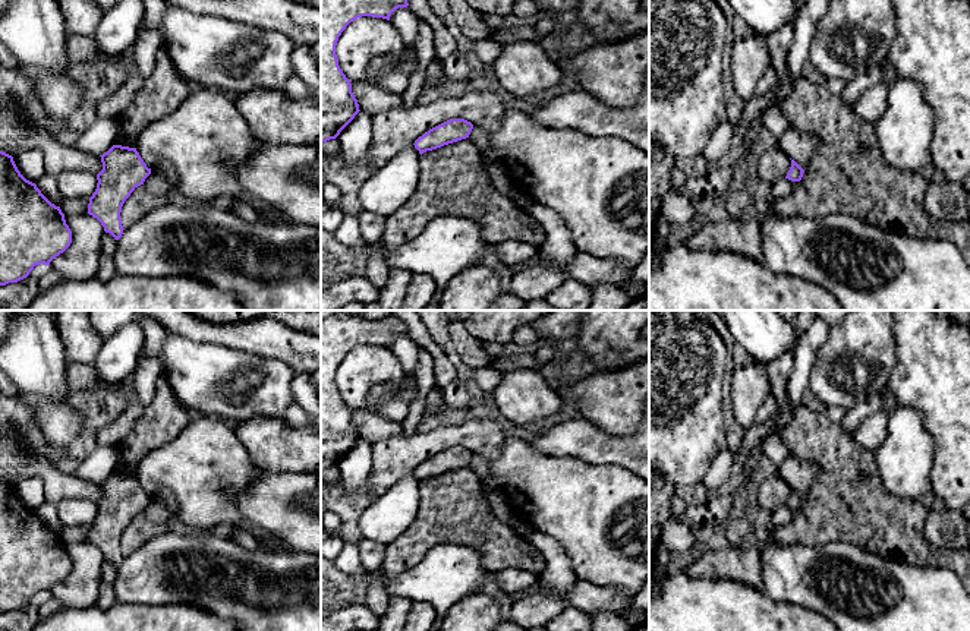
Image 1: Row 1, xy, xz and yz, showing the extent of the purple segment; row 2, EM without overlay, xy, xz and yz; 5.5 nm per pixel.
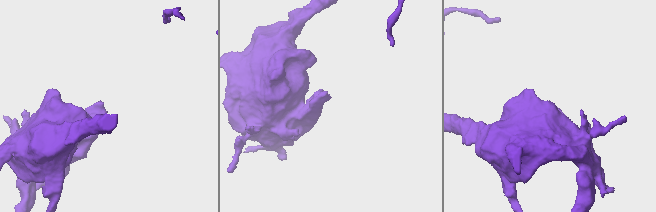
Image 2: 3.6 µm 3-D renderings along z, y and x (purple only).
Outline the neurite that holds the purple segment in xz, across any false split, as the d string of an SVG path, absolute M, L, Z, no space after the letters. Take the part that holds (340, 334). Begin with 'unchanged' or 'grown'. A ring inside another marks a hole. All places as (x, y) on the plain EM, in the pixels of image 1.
unchanged; M336 315L321 321L321 471L336 467L360 439L350 407L338 394L338 365L358 346L390 348L396 337L407 334L407 325L391 315L377 321L355 315Z

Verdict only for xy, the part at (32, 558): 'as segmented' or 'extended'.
as segmented

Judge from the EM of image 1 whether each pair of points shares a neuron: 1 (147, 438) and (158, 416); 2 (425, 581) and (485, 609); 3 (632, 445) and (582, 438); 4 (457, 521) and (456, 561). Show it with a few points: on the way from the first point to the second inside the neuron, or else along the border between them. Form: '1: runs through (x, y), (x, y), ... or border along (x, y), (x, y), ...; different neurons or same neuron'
1: runs through (150, 432), (158, 422); same neuron
2: border along (474, 590), (460, 598), (444, 615); different neurons
3: runs through (620, 445), (594, 445); same neuron
4: border along (424, 557), (447, 543), (466, 543), (484, 557); different neurons

